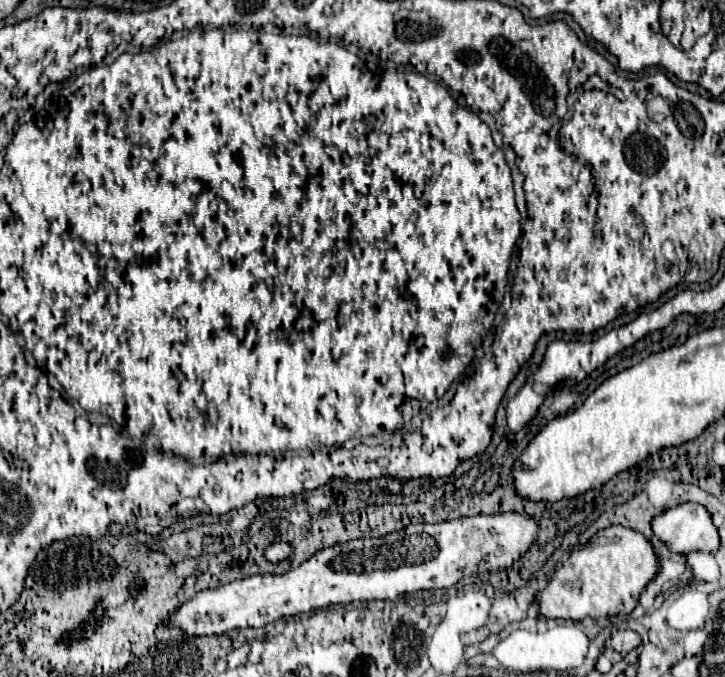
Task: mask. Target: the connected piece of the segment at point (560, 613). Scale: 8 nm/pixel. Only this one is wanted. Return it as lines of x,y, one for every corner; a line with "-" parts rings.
610,525
592,535
588,543
574,547
568,561
558,567
546,589
536,599
540,617
582,621
584,617
630,613
656,571
658,557
642,533
622,525

